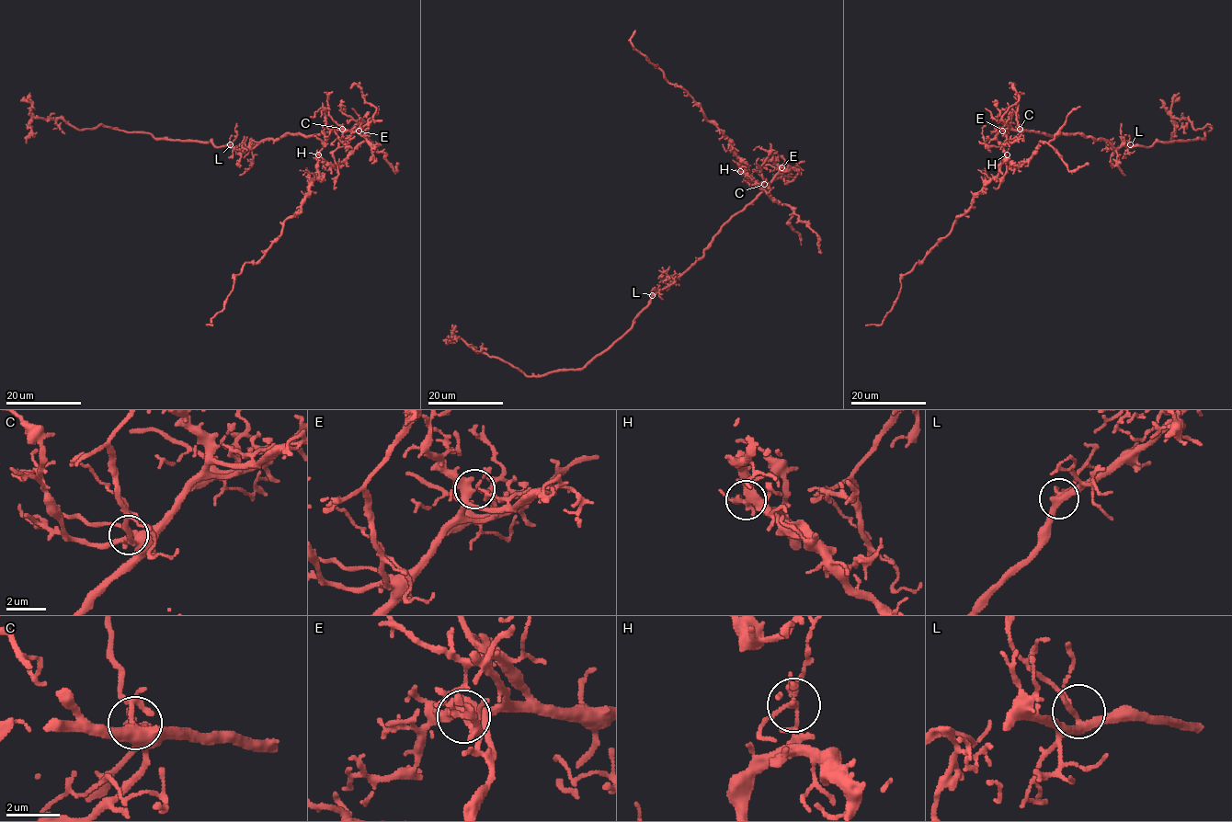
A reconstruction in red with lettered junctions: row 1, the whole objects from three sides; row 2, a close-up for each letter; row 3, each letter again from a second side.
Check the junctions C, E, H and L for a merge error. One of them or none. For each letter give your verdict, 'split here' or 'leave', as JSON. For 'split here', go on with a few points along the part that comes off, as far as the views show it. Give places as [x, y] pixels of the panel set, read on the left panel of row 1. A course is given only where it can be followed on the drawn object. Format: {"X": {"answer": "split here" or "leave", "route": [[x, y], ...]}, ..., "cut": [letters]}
{"C": {"answer": "leave"}, "E": {"answer": "leave"}, "H": {"answer": "split here", "route": [[318, 154], [318, 176], [302, 209], [284, 221], [266, 254], [245, 262], [213, 325]]}, "L": {"answer": "leave"}, "cut": ["H"]}

